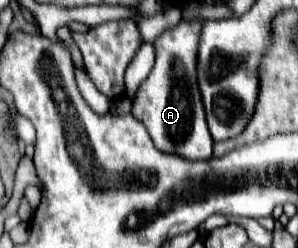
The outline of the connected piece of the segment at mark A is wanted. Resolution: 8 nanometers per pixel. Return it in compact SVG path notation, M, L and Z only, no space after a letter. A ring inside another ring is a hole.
M181 21L157 37L155 67L137 91L133 103L133 115L145 123L155 147L163 153L179 155L189 161L207 161L211 157L213 139L207 129L203 103L197 91L197 43L201 33L201 21Z

